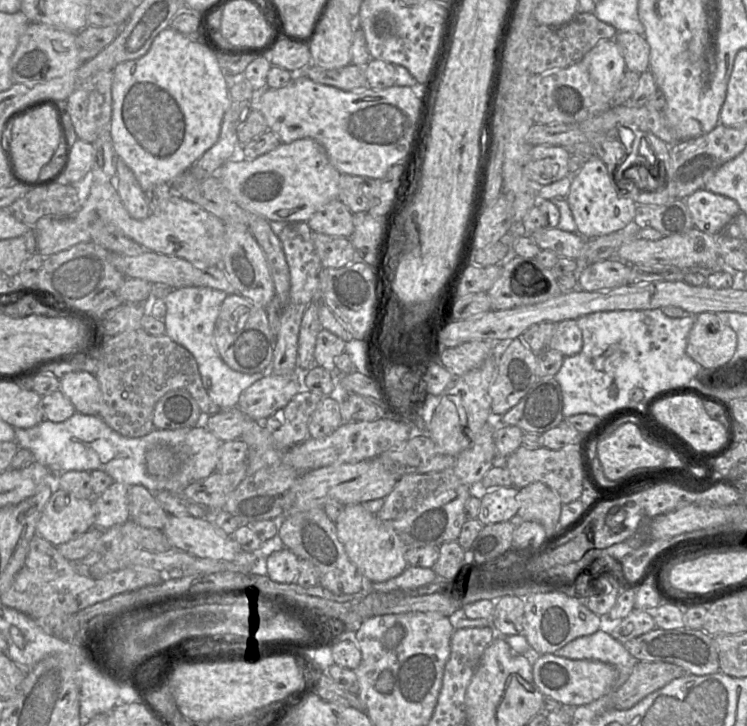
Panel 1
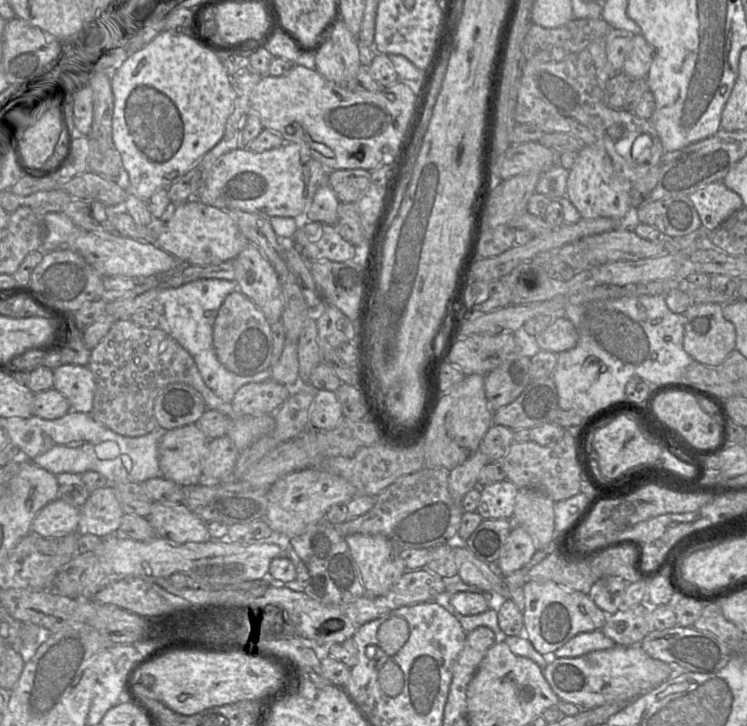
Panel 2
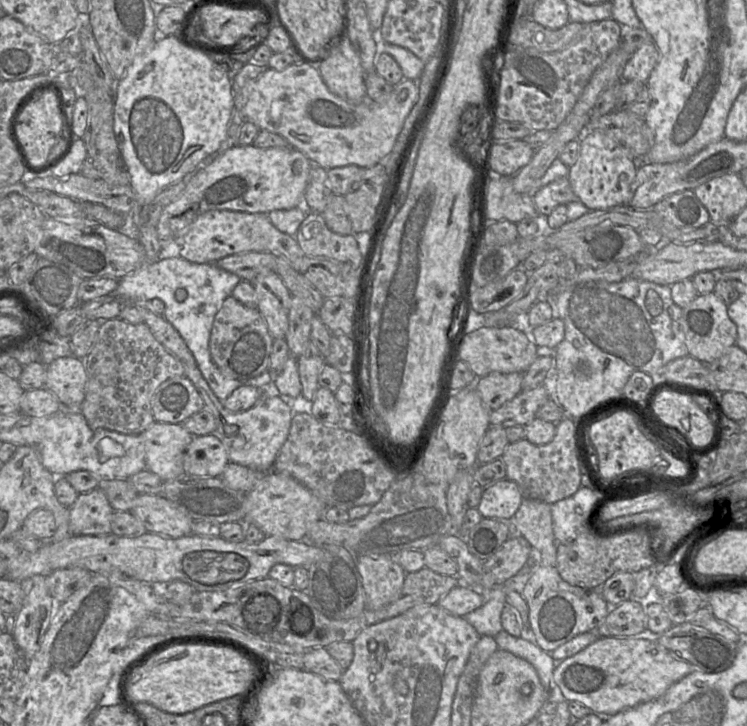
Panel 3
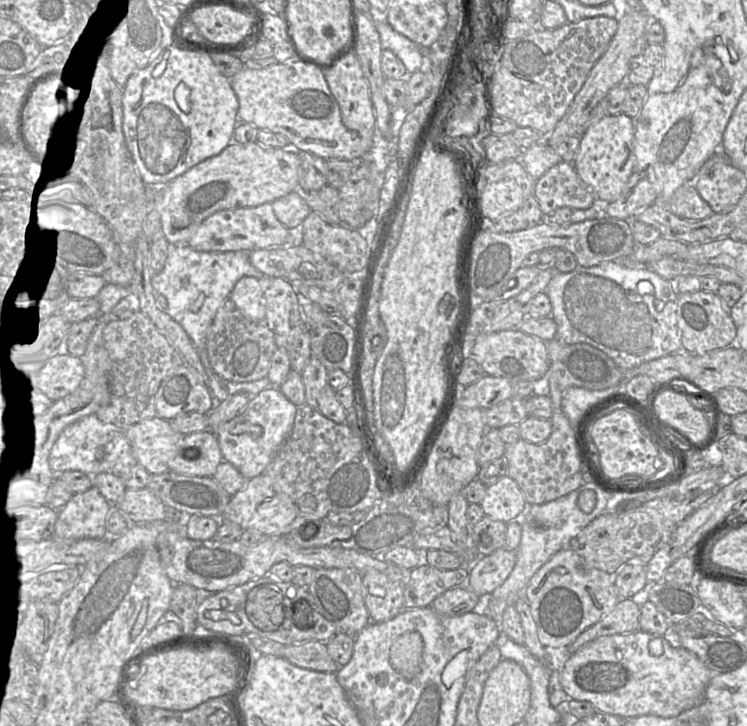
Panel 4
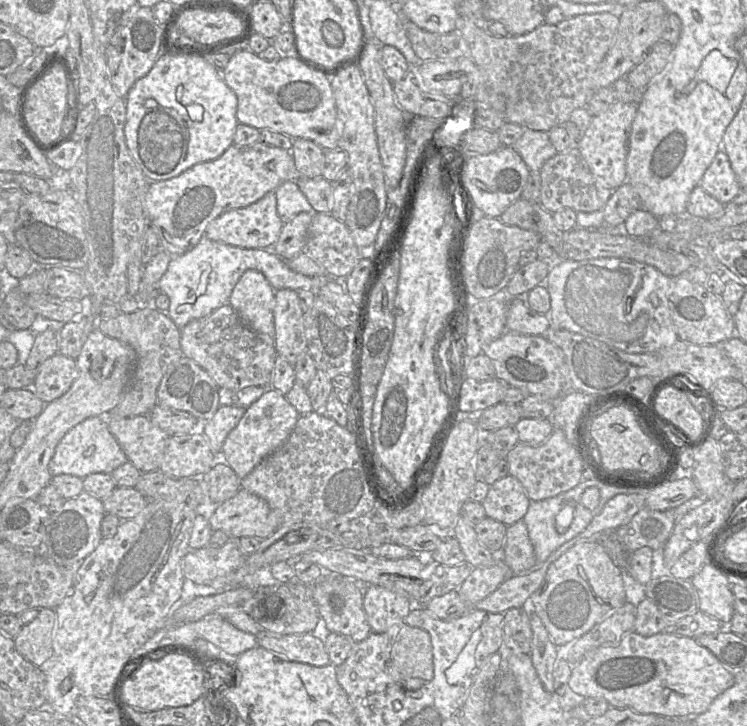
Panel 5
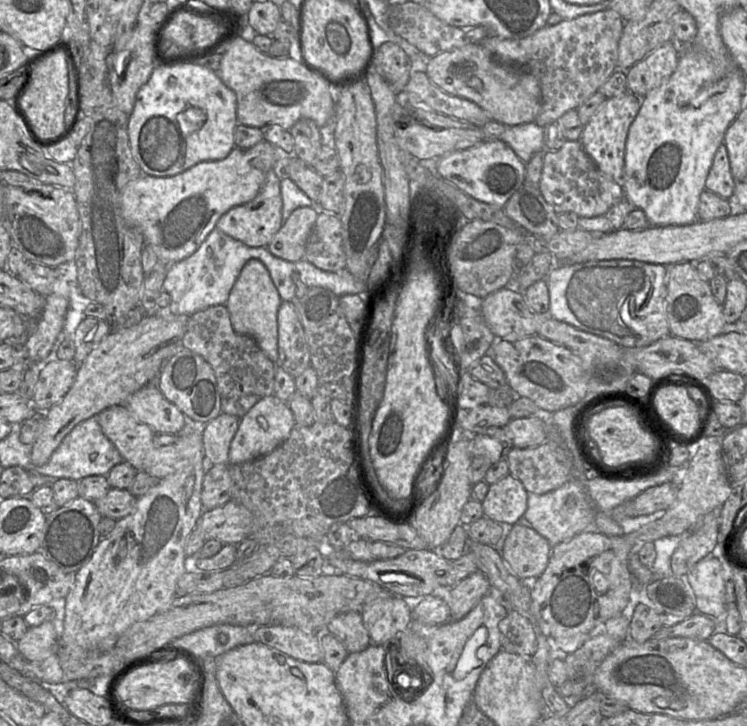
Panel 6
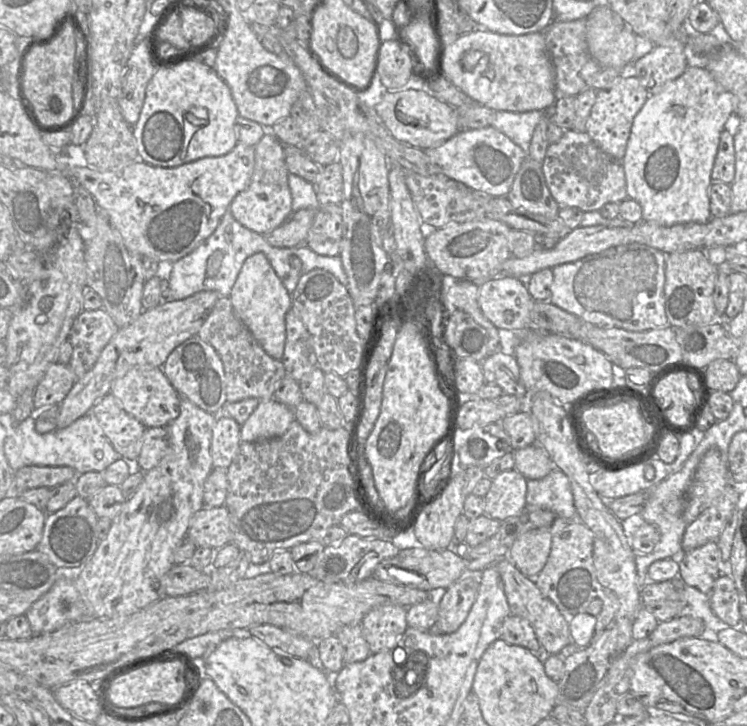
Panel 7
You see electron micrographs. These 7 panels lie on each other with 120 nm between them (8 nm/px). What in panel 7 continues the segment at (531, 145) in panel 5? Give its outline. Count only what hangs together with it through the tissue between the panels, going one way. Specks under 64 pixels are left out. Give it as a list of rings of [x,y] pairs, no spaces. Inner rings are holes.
[[[539,110],[522,113],[495,111],[491,126],[528,153],[534,130],[544,113],[545,111]]]

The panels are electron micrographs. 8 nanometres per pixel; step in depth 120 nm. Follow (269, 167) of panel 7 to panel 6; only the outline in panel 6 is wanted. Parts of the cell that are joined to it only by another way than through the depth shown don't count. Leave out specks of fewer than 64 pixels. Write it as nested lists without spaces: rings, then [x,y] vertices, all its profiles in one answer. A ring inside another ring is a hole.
[[[271,169],[257,196],[242,205],[235,206],[220,217],[216,228],[226,235],[250,247],[267,247],[283,224],[280,178]]]

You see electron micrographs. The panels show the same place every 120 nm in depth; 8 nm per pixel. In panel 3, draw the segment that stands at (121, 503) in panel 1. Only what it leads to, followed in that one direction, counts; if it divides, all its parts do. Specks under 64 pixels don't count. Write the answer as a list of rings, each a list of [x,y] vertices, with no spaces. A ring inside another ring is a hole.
[[[101,489],[79,494],[69,508],[70,535],[110,534],[113,513],[114,509]]]

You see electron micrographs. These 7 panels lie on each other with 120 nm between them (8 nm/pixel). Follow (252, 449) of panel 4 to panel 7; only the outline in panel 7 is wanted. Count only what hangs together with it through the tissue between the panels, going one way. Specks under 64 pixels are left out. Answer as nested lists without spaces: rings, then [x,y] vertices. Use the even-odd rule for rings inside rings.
[[[274,398],[261,399],[240,427],[240,440],[256,442],[282,436],[294,420],[294,409]]]

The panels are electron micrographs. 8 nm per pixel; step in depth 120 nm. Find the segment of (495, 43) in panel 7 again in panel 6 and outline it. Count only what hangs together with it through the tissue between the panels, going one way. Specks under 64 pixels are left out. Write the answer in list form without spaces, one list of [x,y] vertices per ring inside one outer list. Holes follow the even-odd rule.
[[[469,44],[428,58],[426,74],[446,93],[474,102],[489,114],[491,120],[505,126],[534,122],[541,109],[541,89],[537,79],[528,72],[500,65],[480,44]]]

